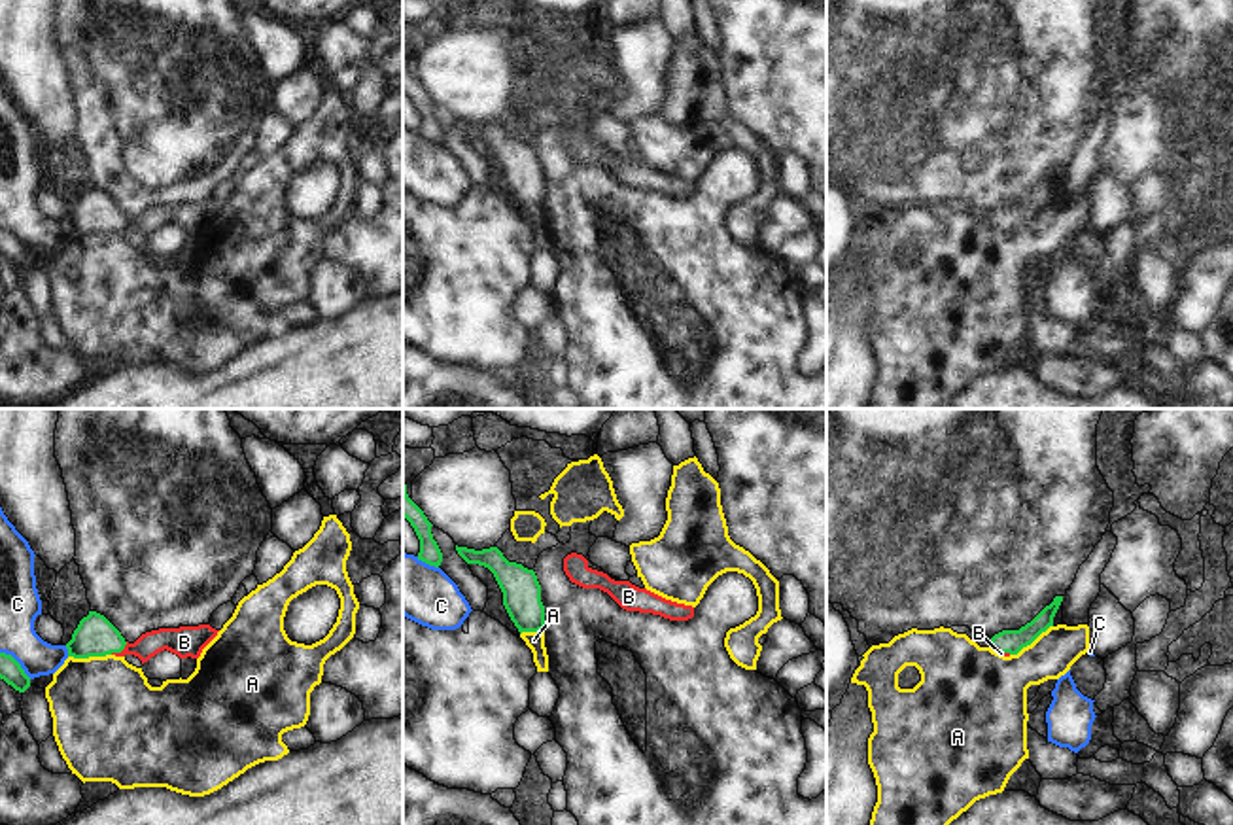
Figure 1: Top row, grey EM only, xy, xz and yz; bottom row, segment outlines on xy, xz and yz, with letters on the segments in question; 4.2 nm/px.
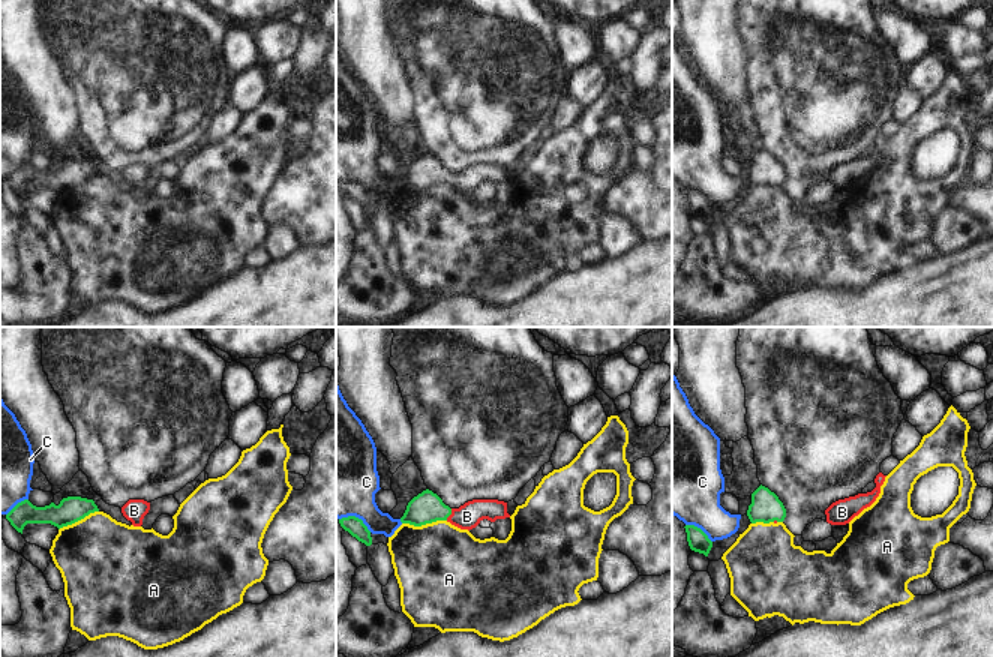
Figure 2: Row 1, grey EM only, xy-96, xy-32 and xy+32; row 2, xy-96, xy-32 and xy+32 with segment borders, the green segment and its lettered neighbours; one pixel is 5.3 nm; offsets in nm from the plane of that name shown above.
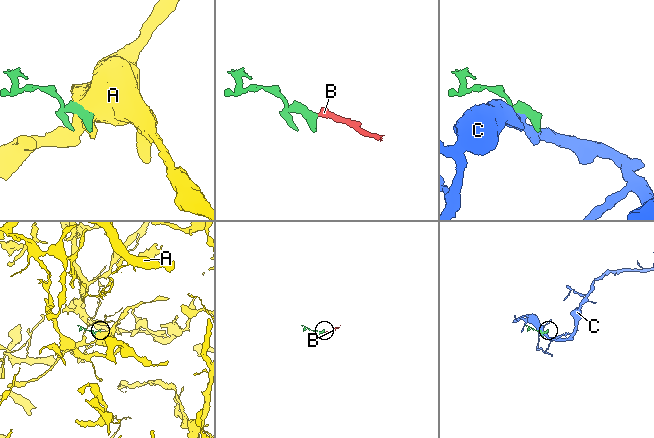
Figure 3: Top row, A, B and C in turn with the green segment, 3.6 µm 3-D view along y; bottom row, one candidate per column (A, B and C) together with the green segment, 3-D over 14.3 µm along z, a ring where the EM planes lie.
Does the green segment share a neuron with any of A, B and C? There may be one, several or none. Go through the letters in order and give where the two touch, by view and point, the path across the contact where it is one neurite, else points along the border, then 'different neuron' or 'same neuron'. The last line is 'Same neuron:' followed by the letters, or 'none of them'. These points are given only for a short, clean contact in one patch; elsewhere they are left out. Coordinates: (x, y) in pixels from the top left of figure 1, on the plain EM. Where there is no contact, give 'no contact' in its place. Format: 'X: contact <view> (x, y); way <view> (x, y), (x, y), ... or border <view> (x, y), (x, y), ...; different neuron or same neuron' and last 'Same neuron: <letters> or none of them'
A: contact xy (89, 231); different neuron
B: contact xy (120, 228); way xy (95, 212), (108, 216), (120, 228), (176, 216); same neuron
C: contact xy (17, 239); different neuron
Same neuron: B

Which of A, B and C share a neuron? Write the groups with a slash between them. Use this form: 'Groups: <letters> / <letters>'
Groups: A / B / C

